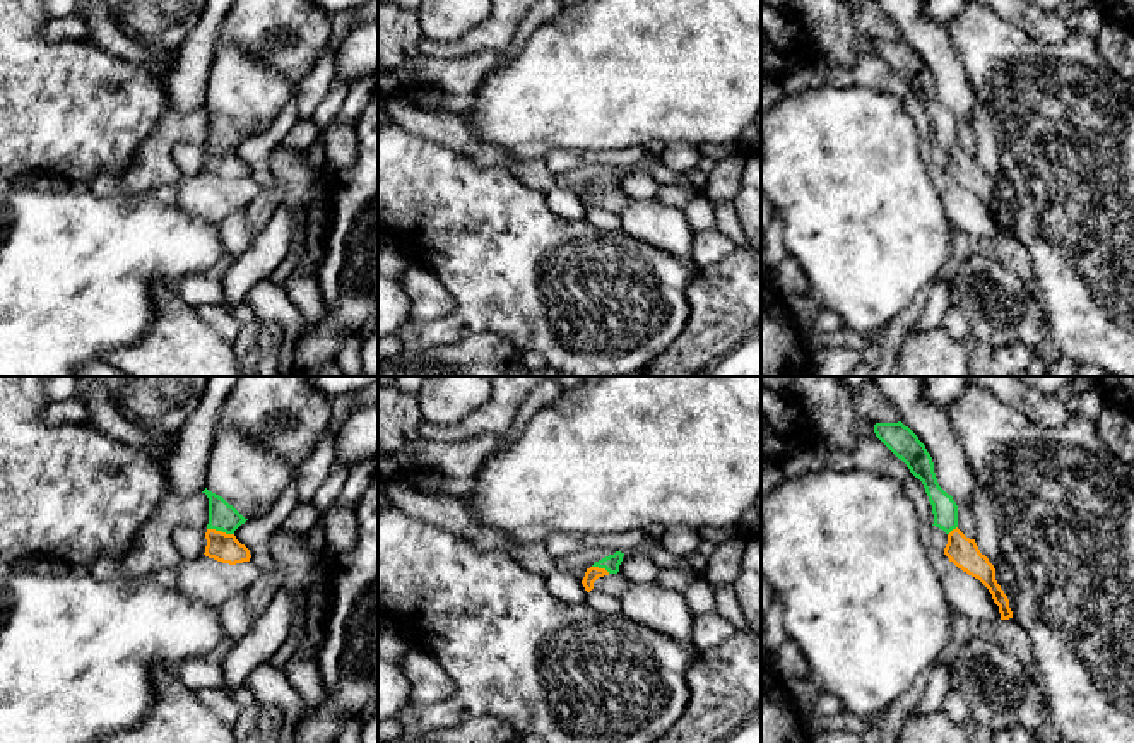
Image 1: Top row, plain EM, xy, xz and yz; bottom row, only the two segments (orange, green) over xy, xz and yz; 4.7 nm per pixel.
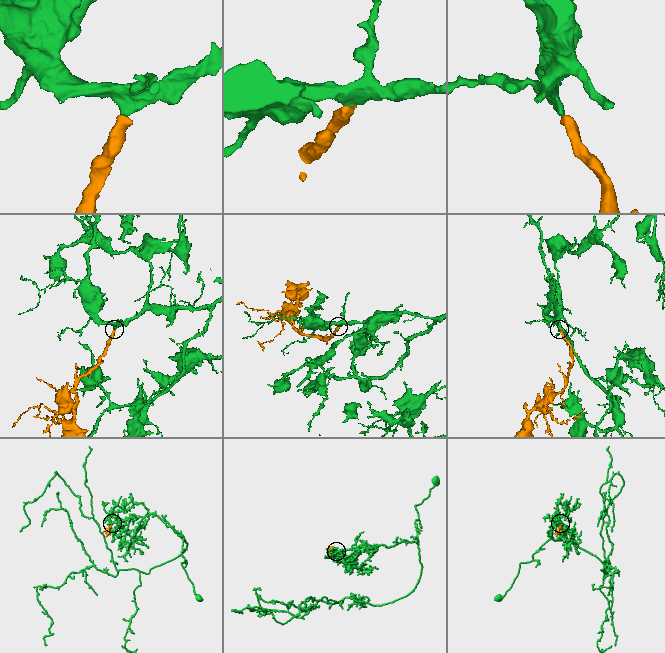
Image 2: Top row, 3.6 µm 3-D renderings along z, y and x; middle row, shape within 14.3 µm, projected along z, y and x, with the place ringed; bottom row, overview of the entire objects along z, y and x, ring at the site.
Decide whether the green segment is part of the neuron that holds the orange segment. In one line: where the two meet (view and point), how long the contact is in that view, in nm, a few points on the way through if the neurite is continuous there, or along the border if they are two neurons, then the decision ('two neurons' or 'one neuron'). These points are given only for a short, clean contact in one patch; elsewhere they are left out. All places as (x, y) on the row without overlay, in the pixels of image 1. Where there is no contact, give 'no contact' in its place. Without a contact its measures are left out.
meets orange in xy at (221, 148); contact 130 nm long; runs through xy (221, 163), (221, 148), (224, 134); one neuron

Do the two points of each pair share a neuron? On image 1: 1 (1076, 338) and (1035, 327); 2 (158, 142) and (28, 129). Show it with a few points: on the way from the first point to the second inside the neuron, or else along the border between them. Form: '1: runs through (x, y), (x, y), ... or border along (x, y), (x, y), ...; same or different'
1: border along (1040, 303), (1049, 329); different
2: border along (165, 106), (154, 130), (122, 175); different

